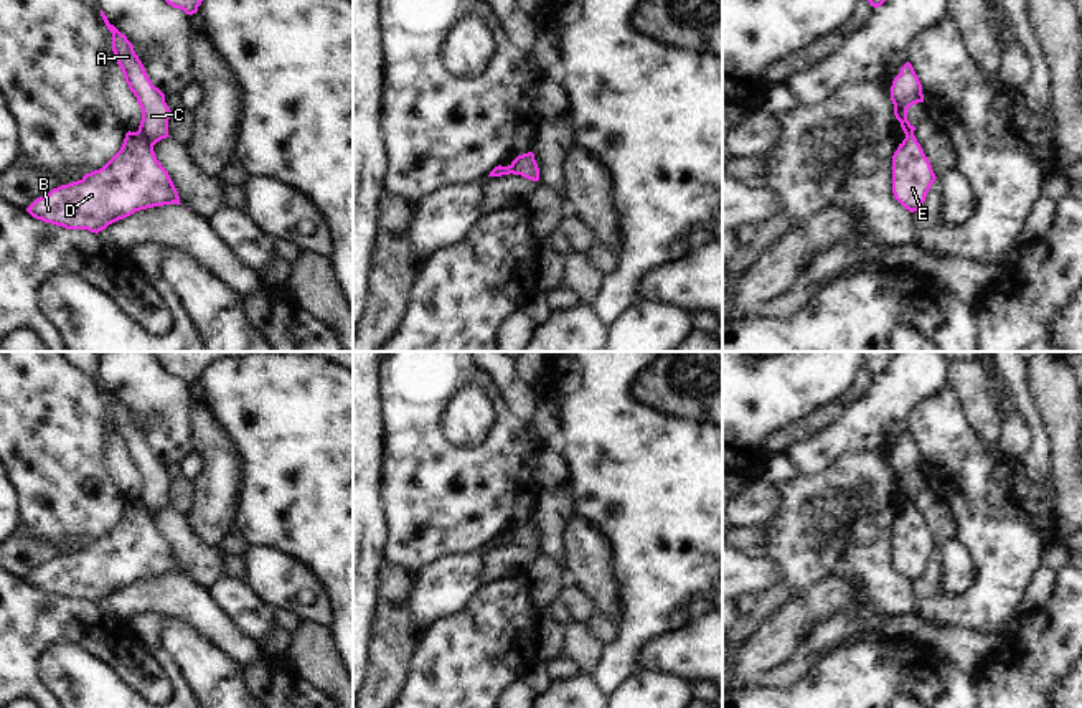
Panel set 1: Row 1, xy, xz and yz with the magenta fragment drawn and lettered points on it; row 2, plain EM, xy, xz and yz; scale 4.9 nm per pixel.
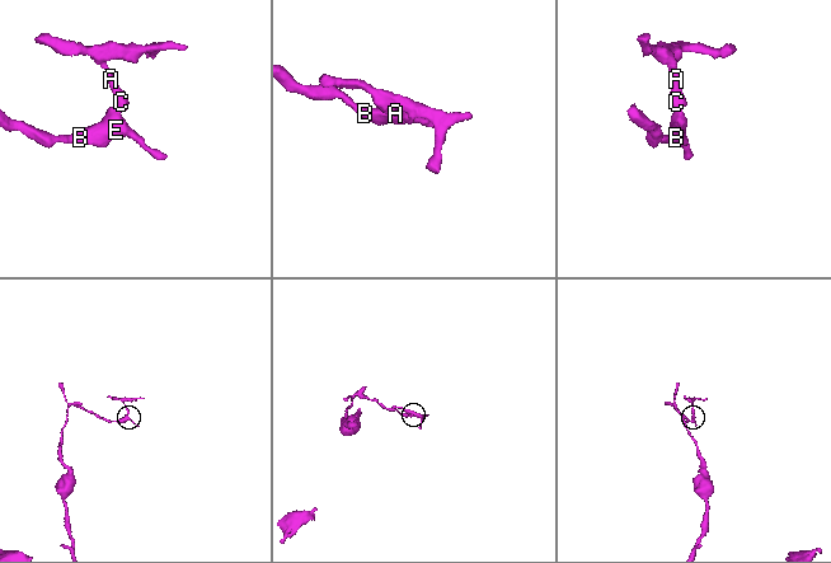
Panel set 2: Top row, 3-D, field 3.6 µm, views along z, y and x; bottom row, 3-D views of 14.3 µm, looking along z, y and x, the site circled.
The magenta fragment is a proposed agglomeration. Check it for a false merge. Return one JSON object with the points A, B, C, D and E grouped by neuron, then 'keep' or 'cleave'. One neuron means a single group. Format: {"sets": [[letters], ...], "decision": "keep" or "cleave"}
{"sets": [["A", "C"], ["B", "D", "E"]], "decision": "cleave"}

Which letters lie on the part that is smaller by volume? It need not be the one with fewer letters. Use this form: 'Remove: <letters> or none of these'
Remove: A, C

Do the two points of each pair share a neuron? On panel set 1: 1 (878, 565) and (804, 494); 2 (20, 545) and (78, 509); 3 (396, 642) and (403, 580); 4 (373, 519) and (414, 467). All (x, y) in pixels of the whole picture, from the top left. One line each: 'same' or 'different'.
1: same
2: different
3: same
4: different

